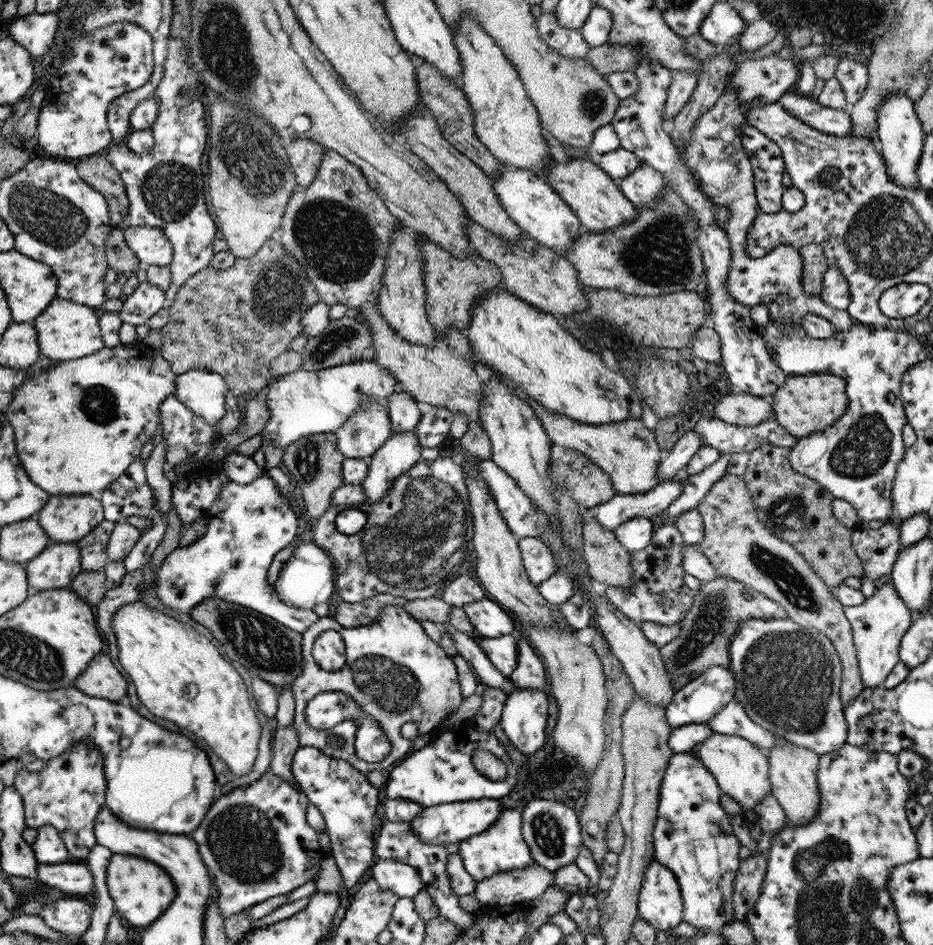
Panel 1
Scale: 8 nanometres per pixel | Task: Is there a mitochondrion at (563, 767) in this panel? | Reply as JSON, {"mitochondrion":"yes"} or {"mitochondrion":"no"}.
{"mitochondrion":"no"}

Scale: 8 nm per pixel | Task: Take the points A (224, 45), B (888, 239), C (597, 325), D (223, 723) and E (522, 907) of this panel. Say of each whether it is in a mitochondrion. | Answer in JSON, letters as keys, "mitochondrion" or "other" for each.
{"A":"mitochondrion","B":"mitochondrion","C":"mitochondrion","D":"other","E":"other"}

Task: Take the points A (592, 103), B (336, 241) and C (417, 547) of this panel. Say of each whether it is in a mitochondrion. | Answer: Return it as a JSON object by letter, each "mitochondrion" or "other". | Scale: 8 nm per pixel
{"A":"mitochondrion","B":"mitochondrion","C":"mitochondrion"}

